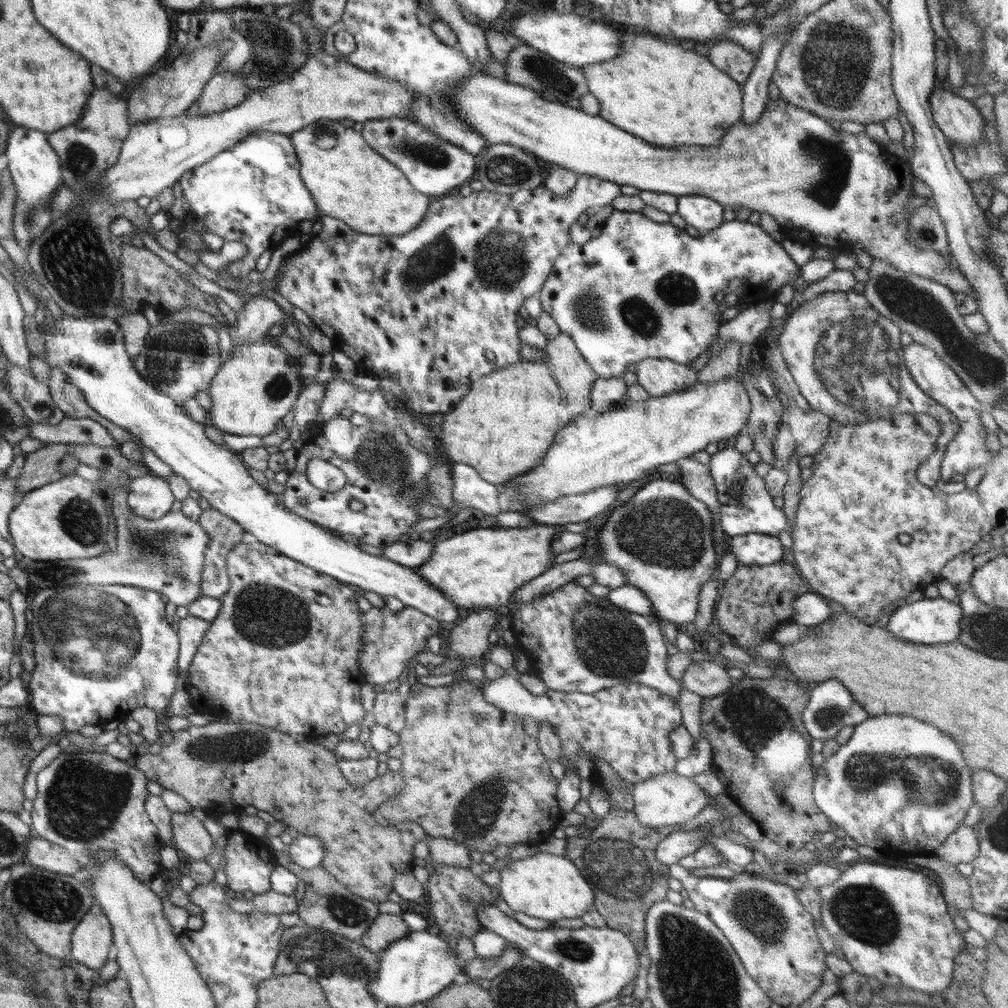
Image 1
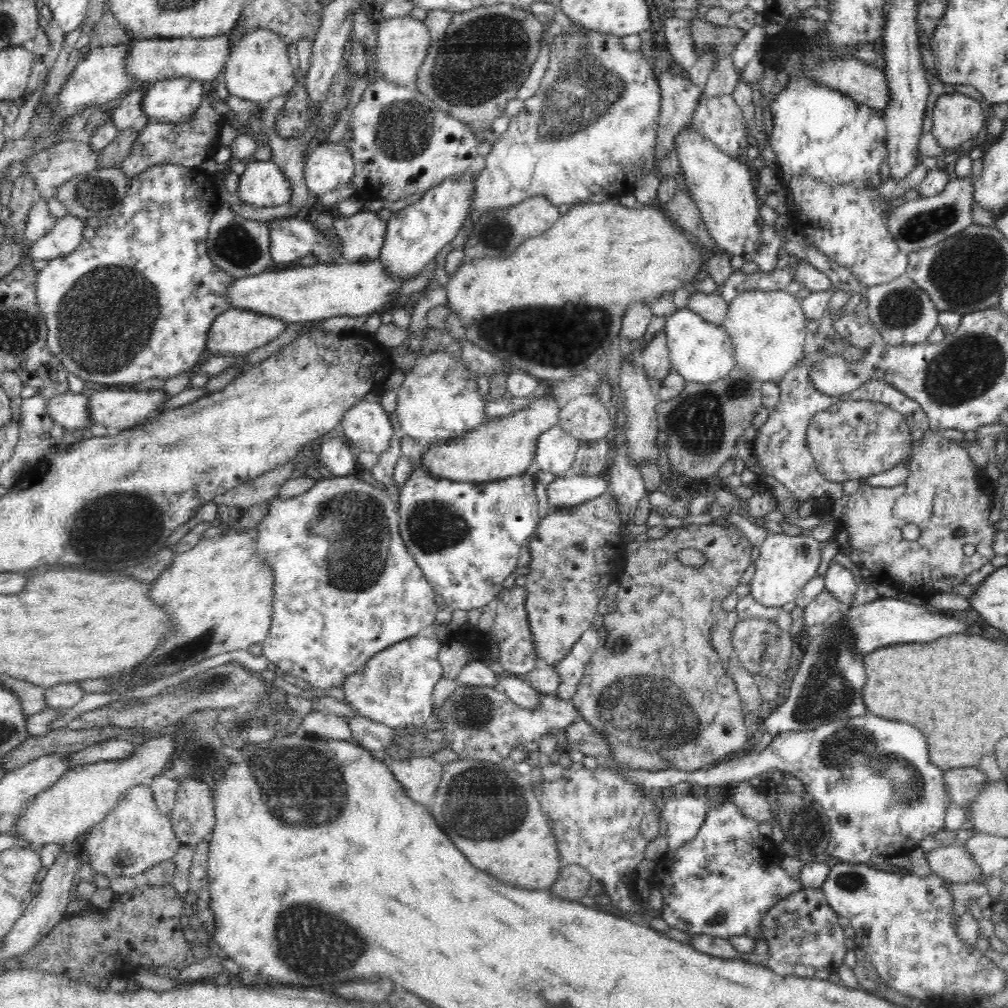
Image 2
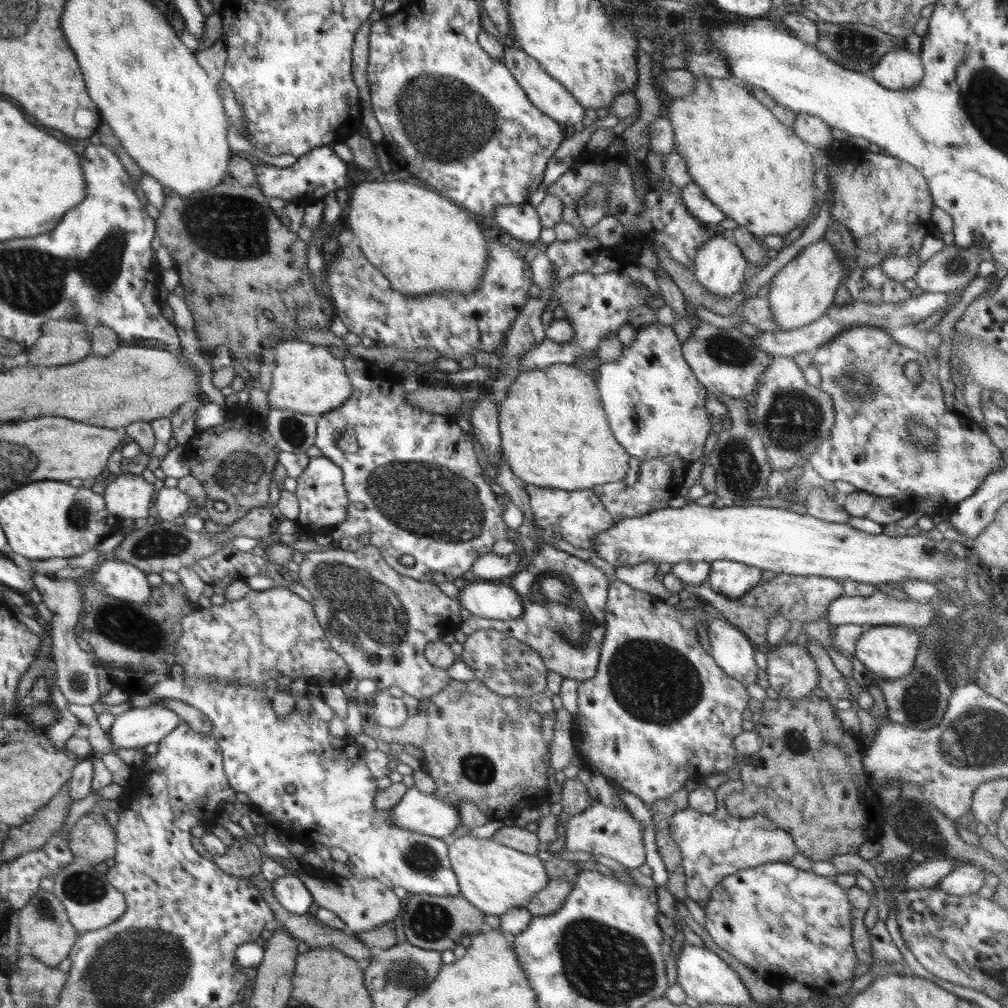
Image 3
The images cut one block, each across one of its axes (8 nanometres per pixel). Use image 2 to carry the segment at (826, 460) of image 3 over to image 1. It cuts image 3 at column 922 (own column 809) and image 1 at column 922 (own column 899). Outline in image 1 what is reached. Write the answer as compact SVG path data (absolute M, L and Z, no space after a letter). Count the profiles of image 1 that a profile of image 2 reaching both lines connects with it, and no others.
M855 291L825 292L812 300L798 304L790 317L786 319L786 327L780 335L779 350L783 359L799 386L800 394L806 398L813 410L824 414L830 421L837 421L840 425L862 425L873 417L880 415L884 419L908 413L926 413L937 419L941 425L942 434L936 440L936 450L924 460L922 466L916 470L916 478L920 484L935 488L942 472L942 460L946 454L946 446L954 440L960 431L959 421L954 413L946 406L928 397L912 379L908 367L903 362L904 345L900 344L900 334L903 332L896 323L882 316L872 308L865 294Z

